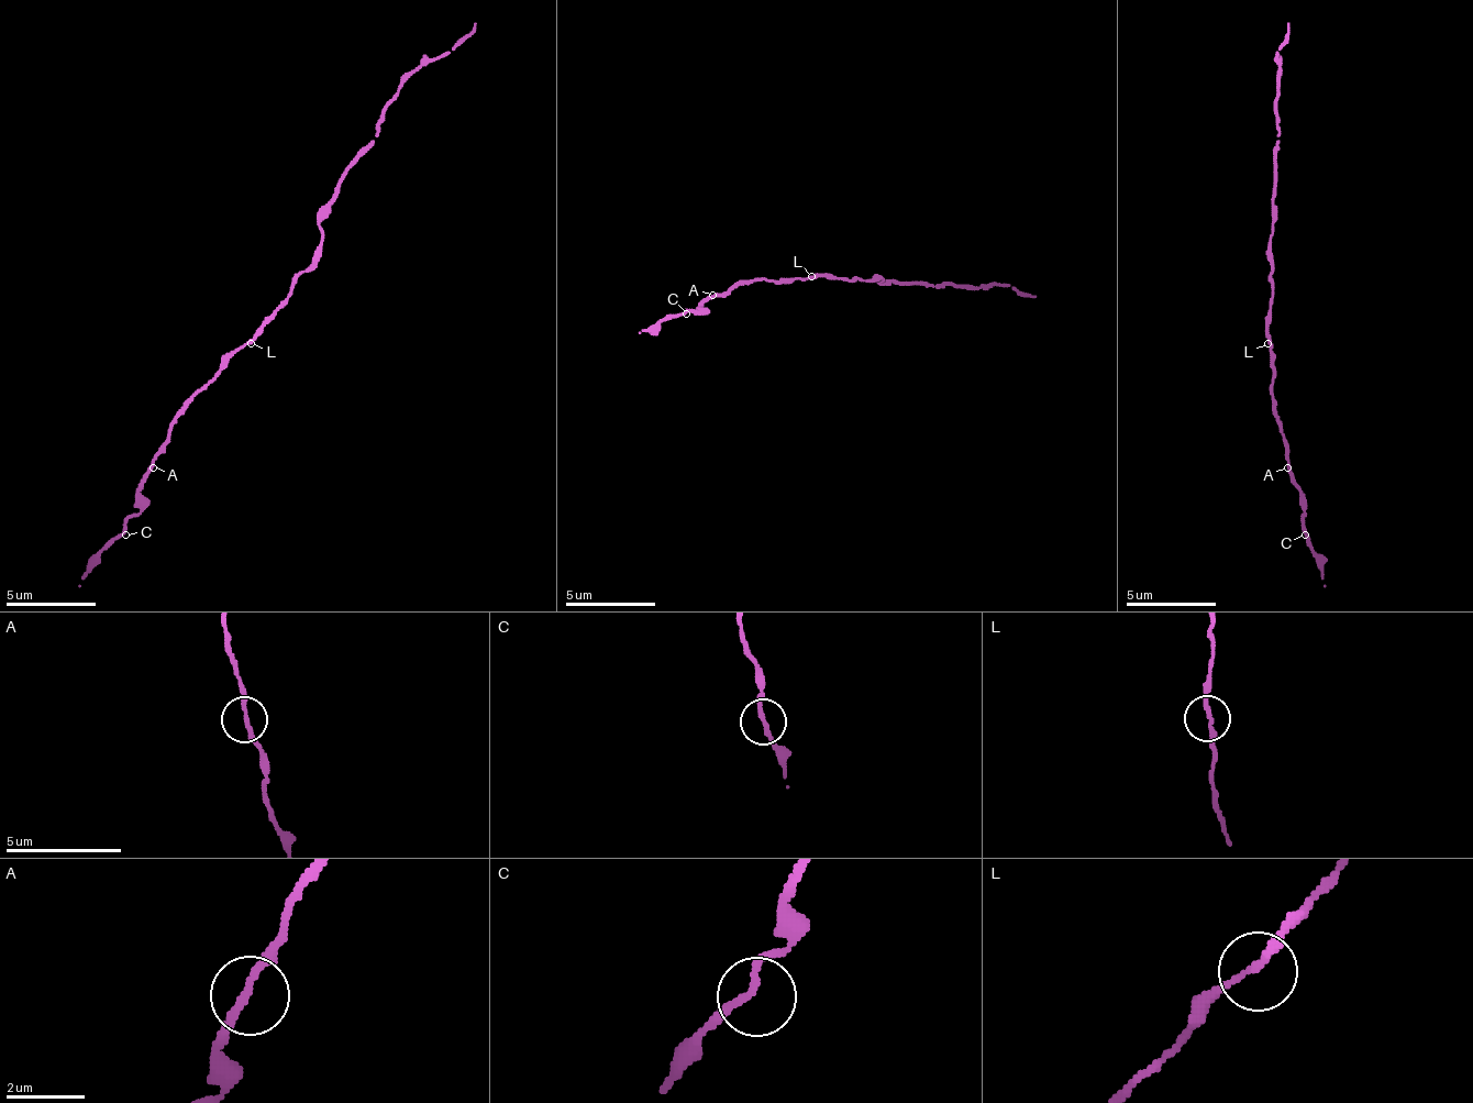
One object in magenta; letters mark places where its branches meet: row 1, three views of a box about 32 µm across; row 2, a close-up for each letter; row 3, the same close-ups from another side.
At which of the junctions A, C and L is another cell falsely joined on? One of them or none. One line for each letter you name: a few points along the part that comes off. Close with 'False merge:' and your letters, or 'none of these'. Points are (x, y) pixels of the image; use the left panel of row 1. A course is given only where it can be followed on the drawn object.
False merge: none of these

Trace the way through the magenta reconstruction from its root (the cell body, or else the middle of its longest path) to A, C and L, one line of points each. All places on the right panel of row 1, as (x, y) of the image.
A: (1269, 305), (1273, 417), (1283, 427), (1287, 467)
C: (1269, 305), (1273, 417), (1283, 427), (1283, 440), (1287, 444), (1287, 472), (1300, 489), (1305, 535)
L: (1269, 305), (1269, 345)

